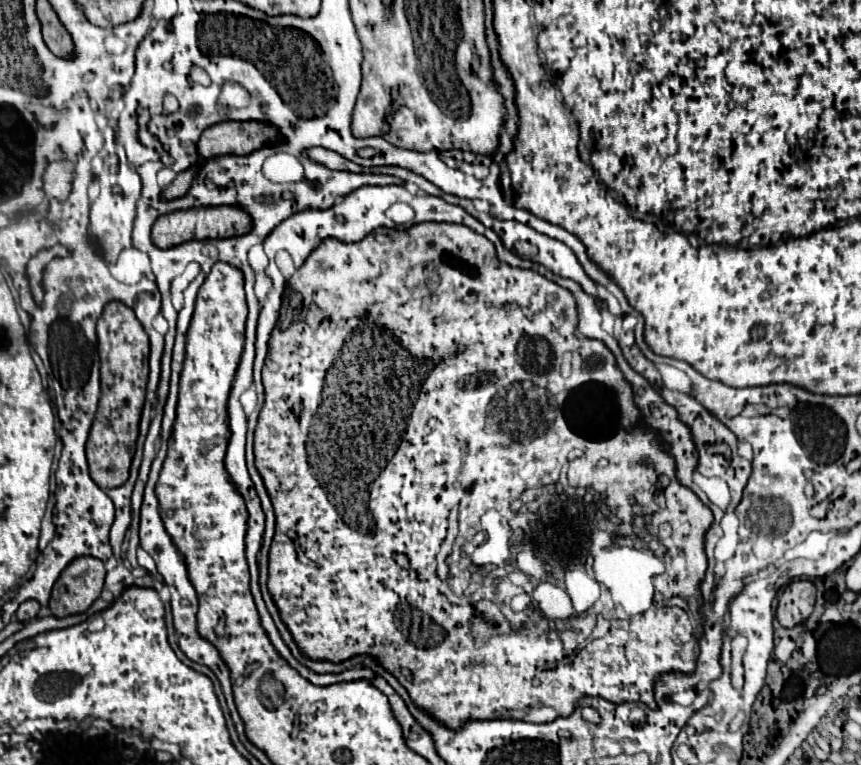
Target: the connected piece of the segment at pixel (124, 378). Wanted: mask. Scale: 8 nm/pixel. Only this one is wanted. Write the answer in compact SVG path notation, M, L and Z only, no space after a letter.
M118 300L108 302L98 320L102 396L86 444L90 476L102 490L122 486L128 480L134 442L138 436L140 412L144 406L144 392L148 380L148 352L150 342L142 324L134 316L134 310Z

